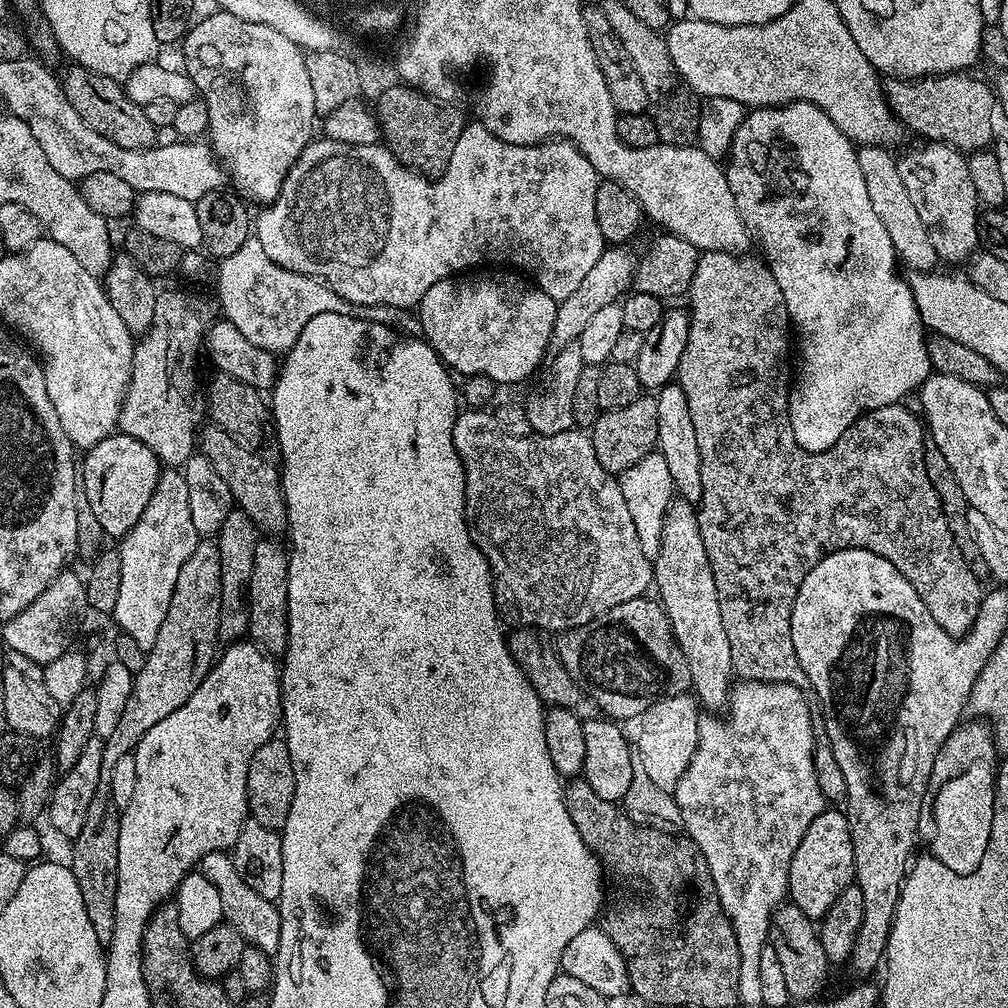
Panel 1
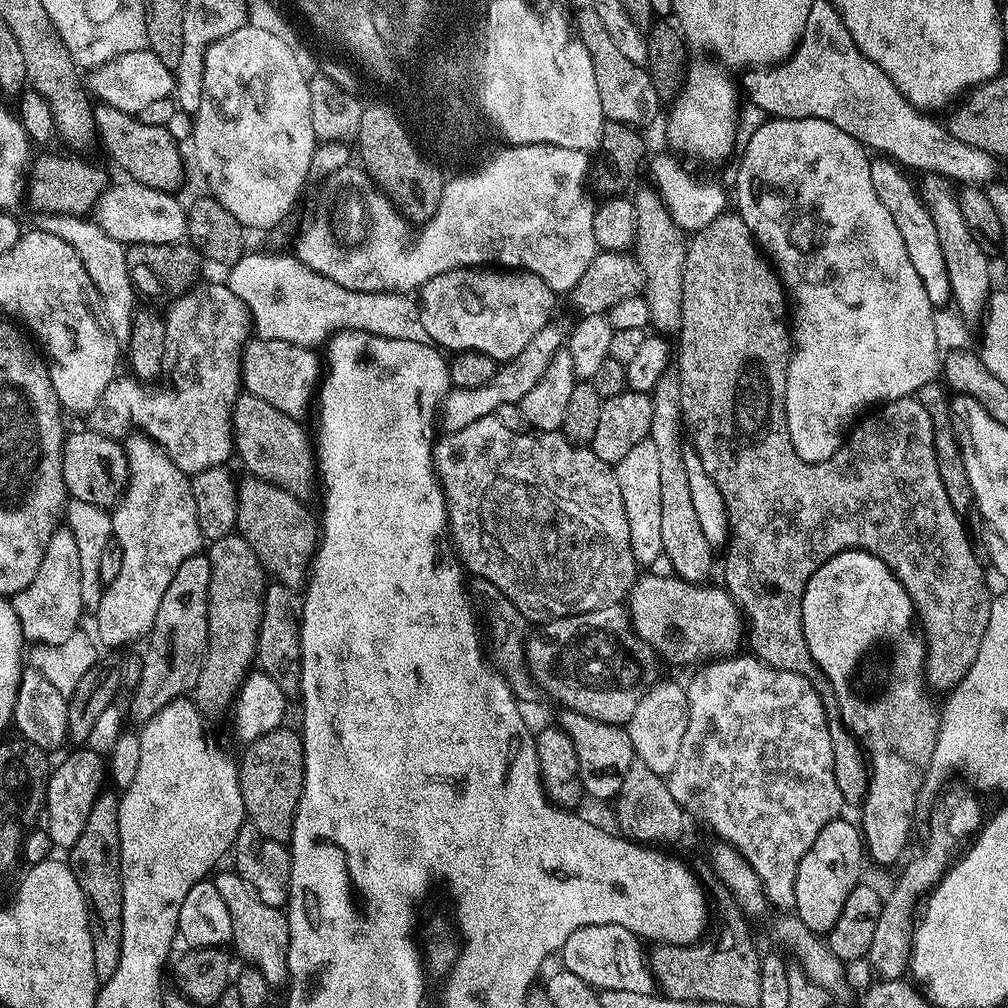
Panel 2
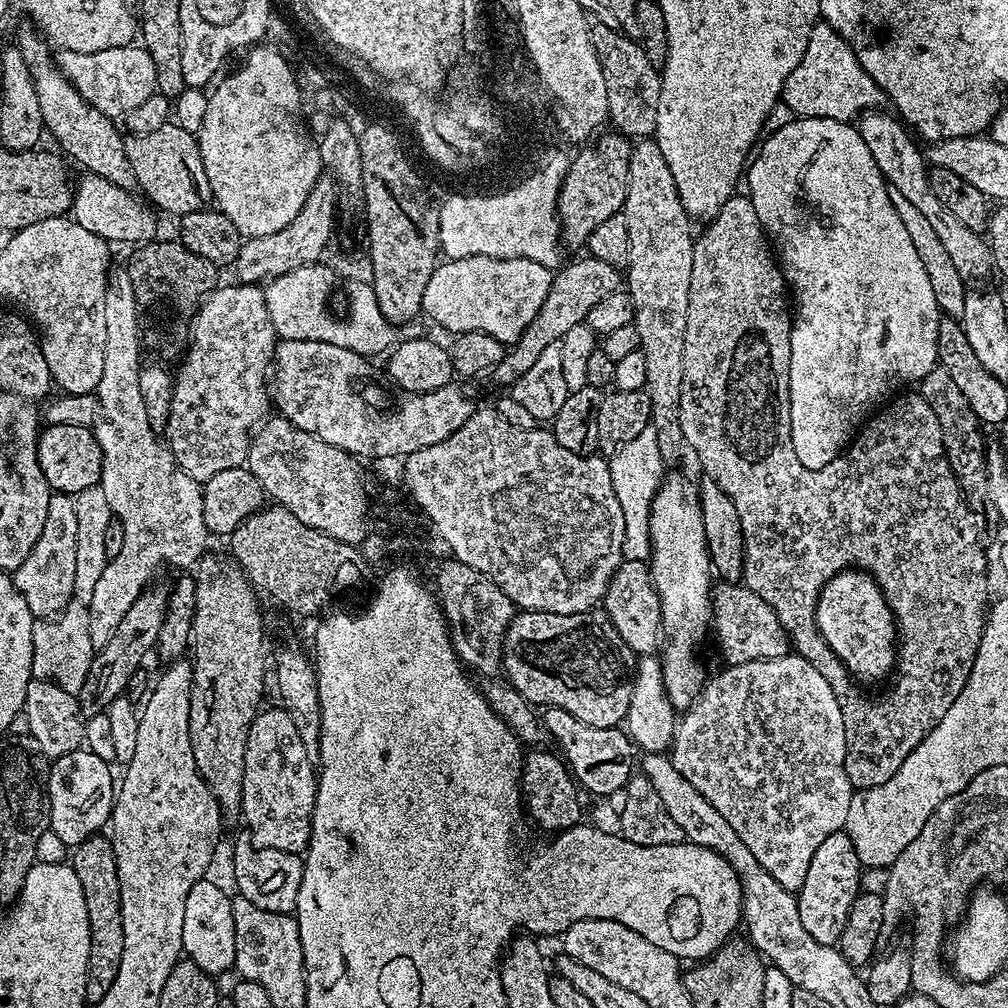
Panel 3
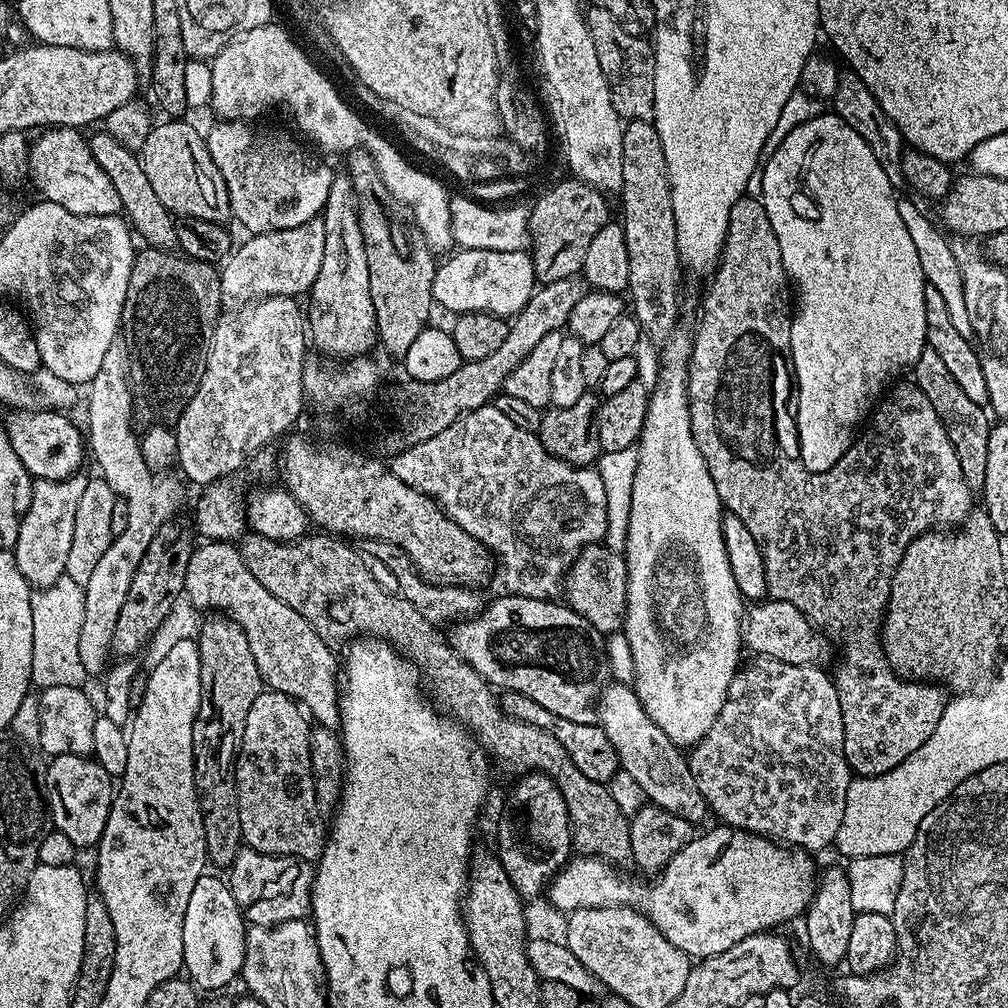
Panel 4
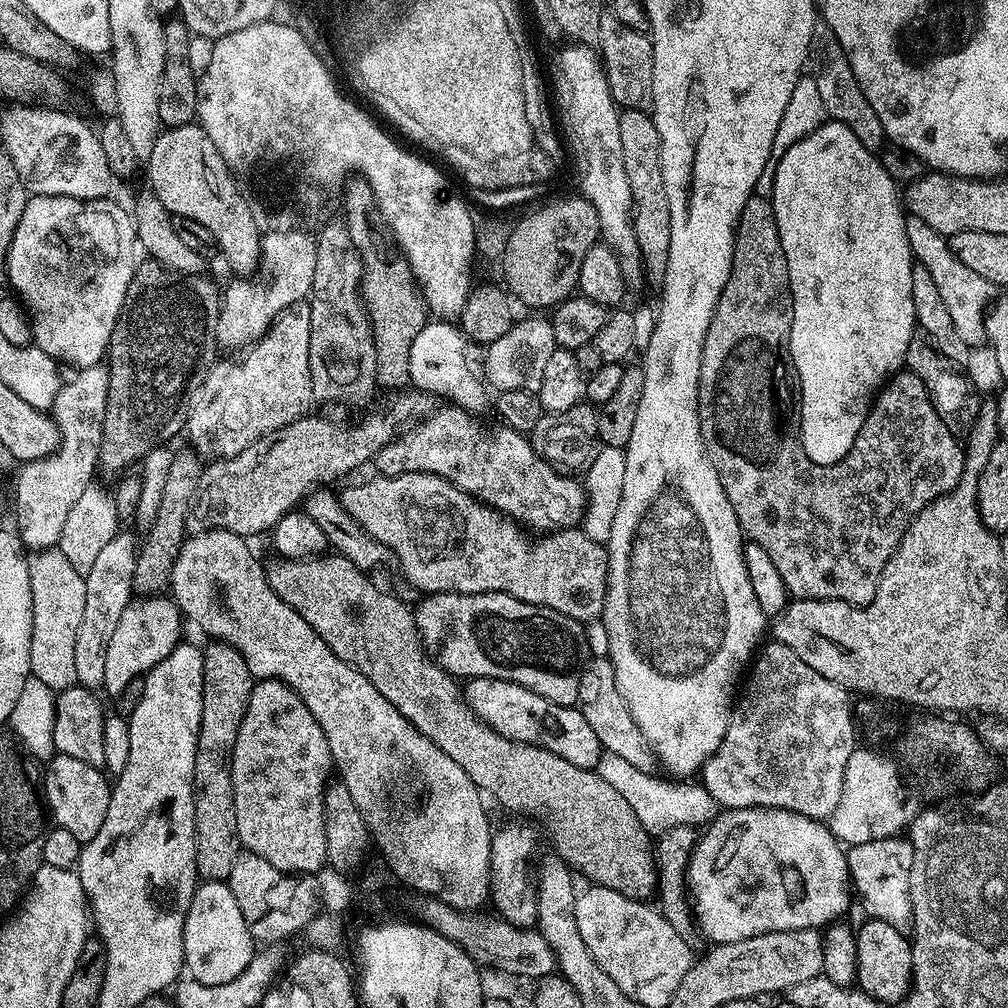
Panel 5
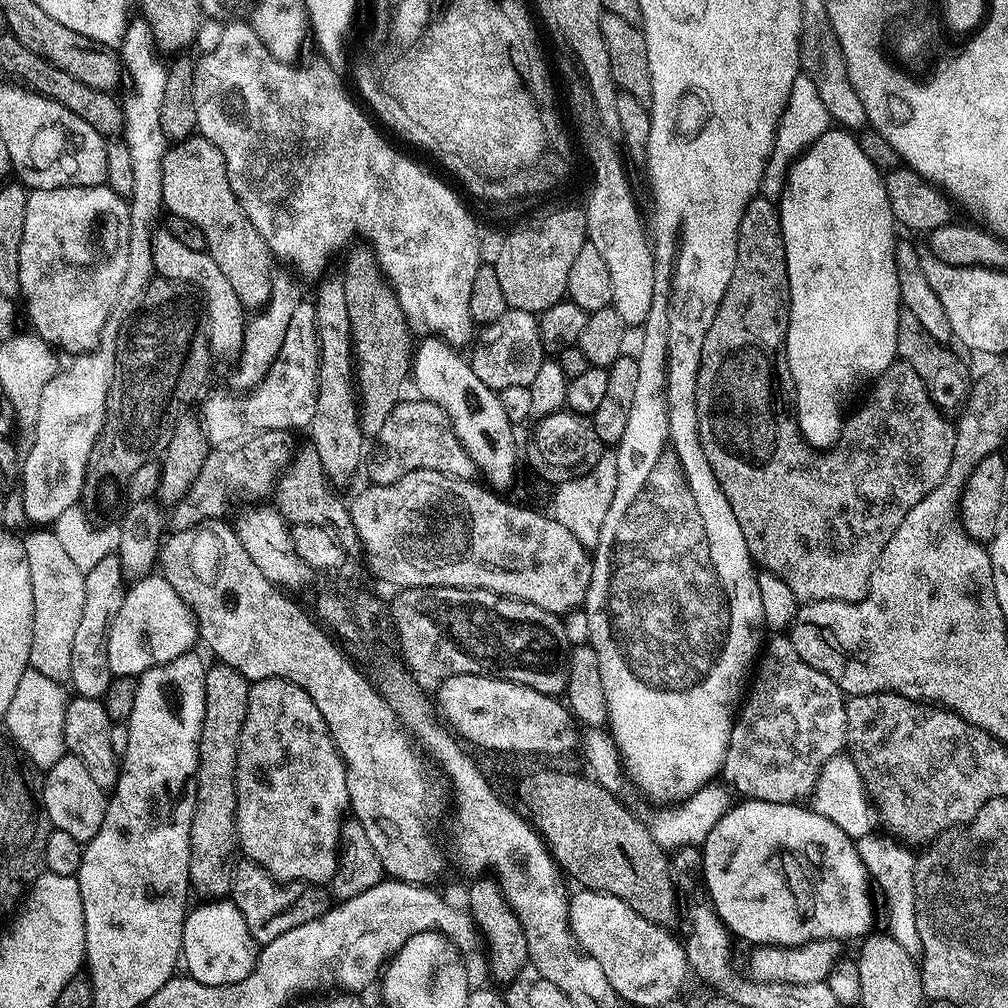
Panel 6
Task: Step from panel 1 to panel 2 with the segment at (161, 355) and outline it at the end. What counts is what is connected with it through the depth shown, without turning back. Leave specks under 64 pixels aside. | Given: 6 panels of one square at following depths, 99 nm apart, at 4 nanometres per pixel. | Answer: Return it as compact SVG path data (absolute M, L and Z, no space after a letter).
M227 283L203 284L183 292L177 300L167 305L168 316L164 321L164 362L163 371L168 372L168 381L161 388L152 392L153 385L141 382L139 379L123 380L117 378L106 386L102 398L94 406L94 410L87 413L87 427L93 432L109 436L112 440L127 437L135 430L137 433L150 437L152 441L168 455L178 466L178 470L195 474L207 468L218 468L227 465L228 455L233 455L232 447L232 407L236 404L236 397L241 395L240 356L244 353L244 346L253 335L252 316L248 307L230 290Z

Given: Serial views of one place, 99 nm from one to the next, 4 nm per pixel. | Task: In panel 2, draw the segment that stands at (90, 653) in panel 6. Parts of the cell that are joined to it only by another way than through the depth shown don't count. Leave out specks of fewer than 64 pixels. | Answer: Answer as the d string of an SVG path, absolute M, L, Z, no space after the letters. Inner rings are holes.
M44 214L39 219L41 219L38 224L39 231L54 234L62 238L62 242L70 242L70 246L74 246L74 250L86 266L86 274L90 274L90 282L94 282L98 290L100 305L104 308L104 317L112 328L114 338L122 346L127 345L132 329L132 318L138 311L138 305L134 300L138 292L133 285L132 275L126 262L125 245L110 238L110 234L106 234L106 230L98 227L92 218ZM129 435L123 445L128 459L128 485L111 513L112 535L122 548L120 569L118 576L103 589L94 615L95 639L108 648L120 648L148 636L162 594L173 581L178 566L202 548L189 473L178 470L171 458L146 435Z

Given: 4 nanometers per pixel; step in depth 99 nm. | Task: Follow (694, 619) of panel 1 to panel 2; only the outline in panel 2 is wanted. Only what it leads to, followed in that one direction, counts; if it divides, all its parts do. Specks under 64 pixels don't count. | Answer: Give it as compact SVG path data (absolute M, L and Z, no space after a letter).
M670 370L658 378L658 386L650 393L652 398L652 413L650 414L650 430L648 439L654 442L658 449L658 474L662 489L662 546L663 559L672 563L671 571L682 580L696 586L712 572L712 556L714 549L706 542L706 534L702 534L702 526L694 511L690 498L690 480L686 474L686 466L682 466L682 454L686 442L680 438L684 428L682 414L682 390L680 378L675 371Z

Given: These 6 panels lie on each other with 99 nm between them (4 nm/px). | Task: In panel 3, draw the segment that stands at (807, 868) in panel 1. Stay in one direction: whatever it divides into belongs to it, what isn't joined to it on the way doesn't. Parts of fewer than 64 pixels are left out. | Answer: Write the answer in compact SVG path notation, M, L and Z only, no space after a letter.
M841 830L830 834L830 838L825 838L822 846L814 850L814 858L810 858L810 870L806 870L806 882L802 882L795 897L802 926L806 926L807 932L818 942L839 945L842 926L846 926L846 914L850 914L854 898L862 891L861 875L862 865L847 832Z

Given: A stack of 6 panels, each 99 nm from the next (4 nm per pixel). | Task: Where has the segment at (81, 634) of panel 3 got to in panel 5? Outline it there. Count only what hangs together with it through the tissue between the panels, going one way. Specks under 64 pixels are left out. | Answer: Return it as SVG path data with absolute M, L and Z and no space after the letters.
M59 547L37 551L29 559L28 569L32 595L30 675L38 678L38 682L46 682L46 686L59 694L77 687L74 641L78 638L78 626L82 626L82 610L86 610L85 576L74 570Z

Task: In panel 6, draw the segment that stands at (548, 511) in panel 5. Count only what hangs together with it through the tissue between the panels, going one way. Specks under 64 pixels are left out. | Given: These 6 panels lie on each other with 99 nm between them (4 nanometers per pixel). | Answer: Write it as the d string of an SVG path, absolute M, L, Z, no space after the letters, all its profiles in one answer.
M427 398L415 399L401 399L379 425L380 448L373 450L372 461L369 464L367 461L366 472L368 468L369 476L367 479L374 484L393 484L407 472L425 468L445 472L447 476L456 476L459 480L472 480L474 476L472 460L454 434L450 418Z

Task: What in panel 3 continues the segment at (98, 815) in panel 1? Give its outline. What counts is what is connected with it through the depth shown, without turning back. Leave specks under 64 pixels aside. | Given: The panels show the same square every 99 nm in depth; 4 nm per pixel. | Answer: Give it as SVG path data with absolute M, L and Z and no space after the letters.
M97 834L86 838L81 844L75 845L70 852L70 863L74 874L78 874L78 882L82 882L82 898L86 898L86 910L88 911L88 925L90 926L90 958L86 962L86 998L85 1005L95 1006L98 1002L102 1002L102 998L106 998L106 990L110 990L110 986L114 986L114 978L118 978L118 965L122 962L122 950L124 949L124 939L122 938L122 910L120 909L120 887L118 886L118 866L114 858L114 846L111 839L107 835Z

